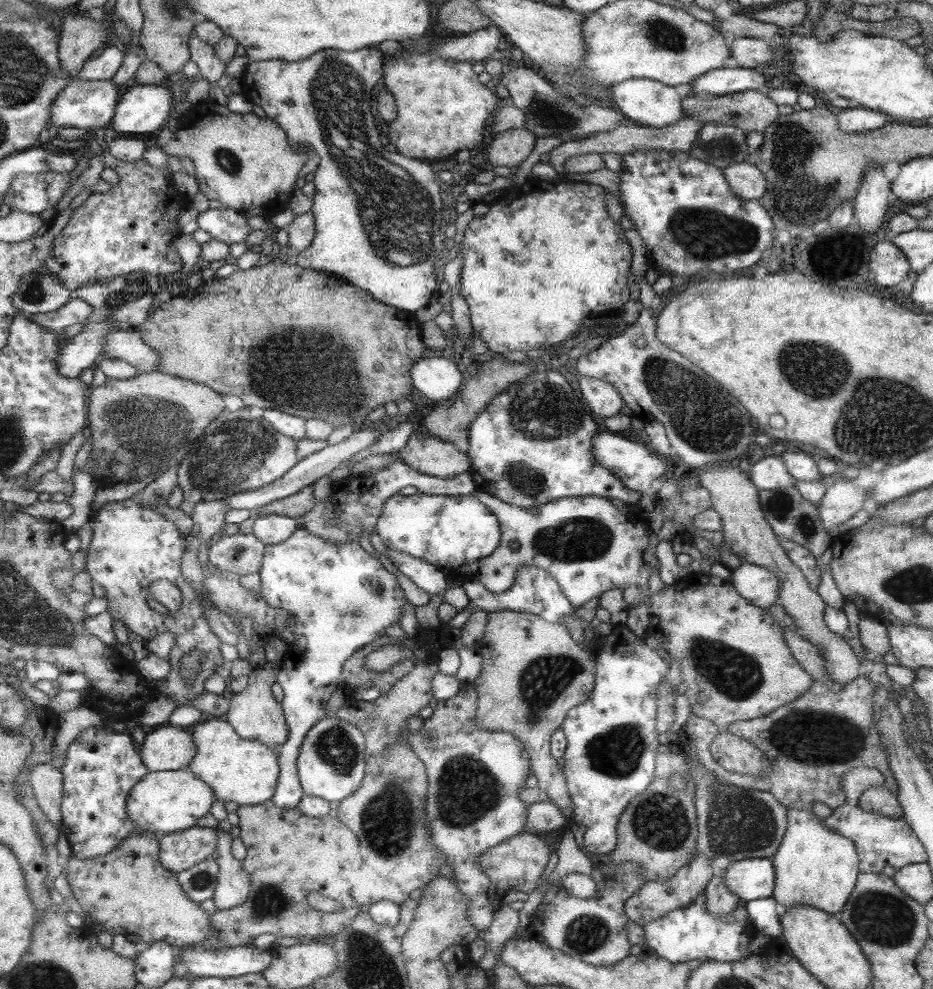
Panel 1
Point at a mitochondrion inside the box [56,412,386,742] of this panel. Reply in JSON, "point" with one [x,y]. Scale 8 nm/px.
{"point":[234,451]}

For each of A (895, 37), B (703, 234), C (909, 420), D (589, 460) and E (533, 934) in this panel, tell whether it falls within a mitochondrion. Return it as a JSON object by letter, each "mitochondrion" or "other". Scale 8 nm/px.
{"A":"other","B":"mitochondrion","C":"mitochondrion","D":"other","E":"other"}

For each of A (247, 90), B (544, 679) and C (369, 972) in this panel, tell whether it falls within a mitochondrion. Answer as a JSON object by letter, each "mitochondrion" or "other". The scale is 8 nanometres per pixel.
{"A":"other","B":"mitochondrion","C":"mitochondrion"}

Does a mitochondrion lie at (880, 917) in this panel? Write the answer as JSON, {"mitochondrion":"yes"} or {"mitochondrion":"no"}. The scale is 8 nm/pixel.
{"mitochondrion":"yes"}

